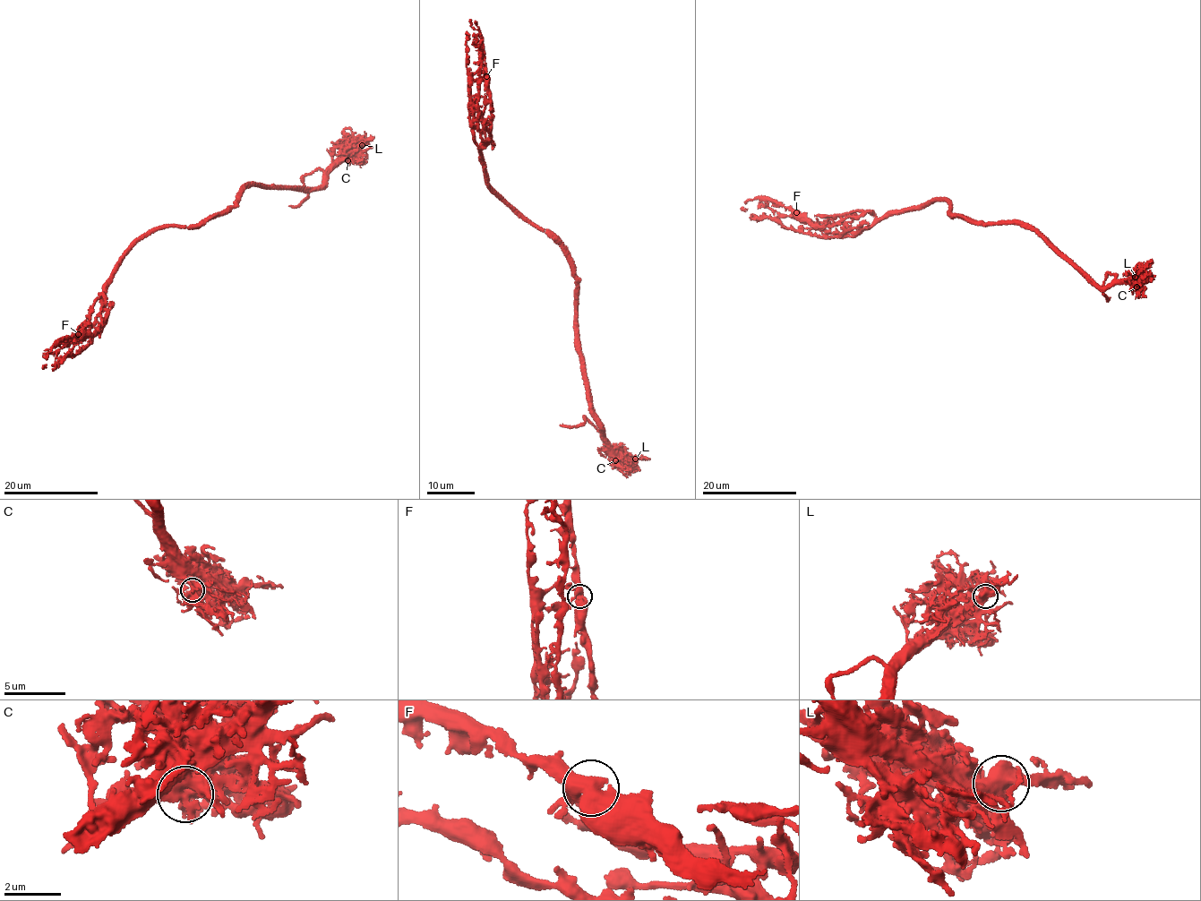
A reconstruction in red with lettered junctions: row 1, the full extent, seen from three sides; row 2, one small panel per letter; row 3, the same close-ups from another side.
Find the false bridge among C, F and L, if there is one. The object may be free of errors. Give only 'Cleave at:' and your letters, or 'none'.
Cleave at: none

